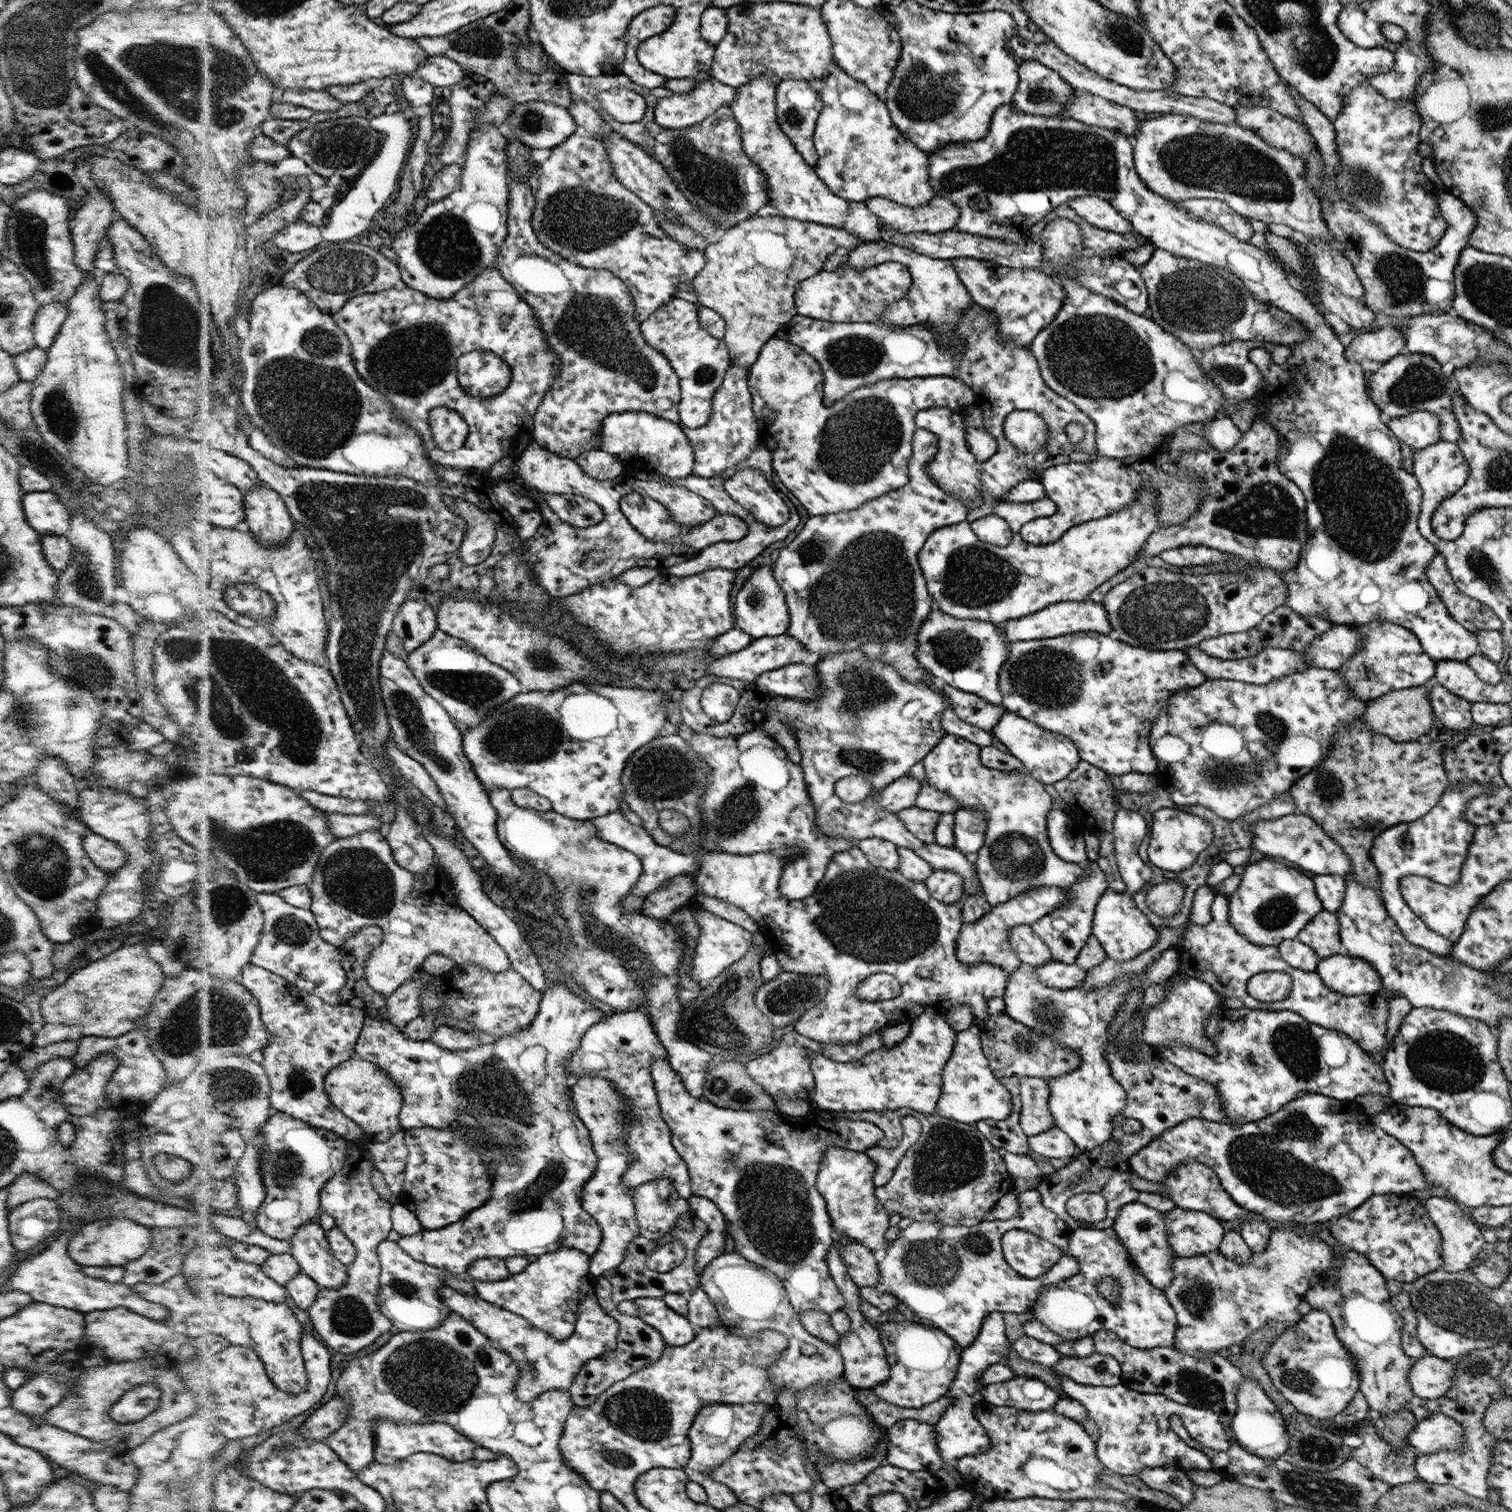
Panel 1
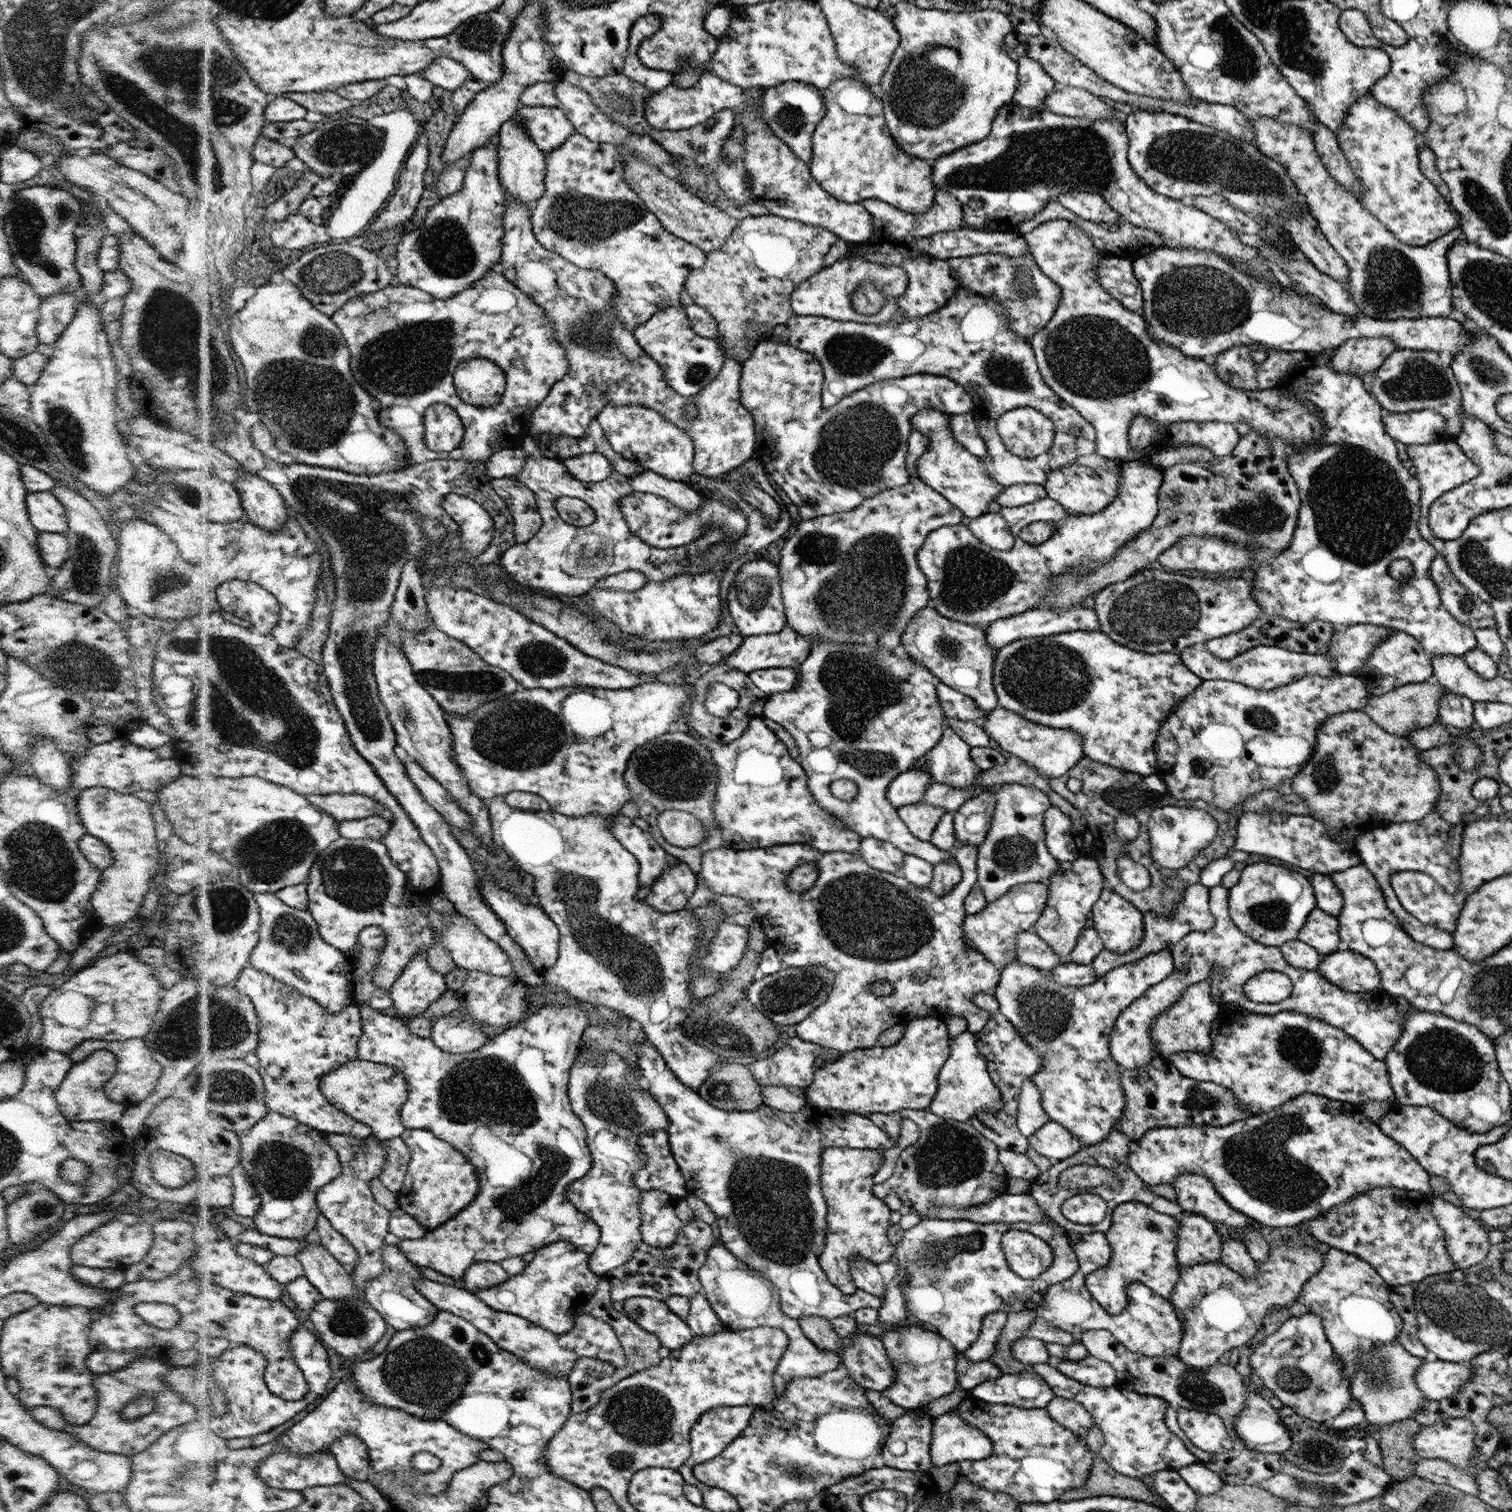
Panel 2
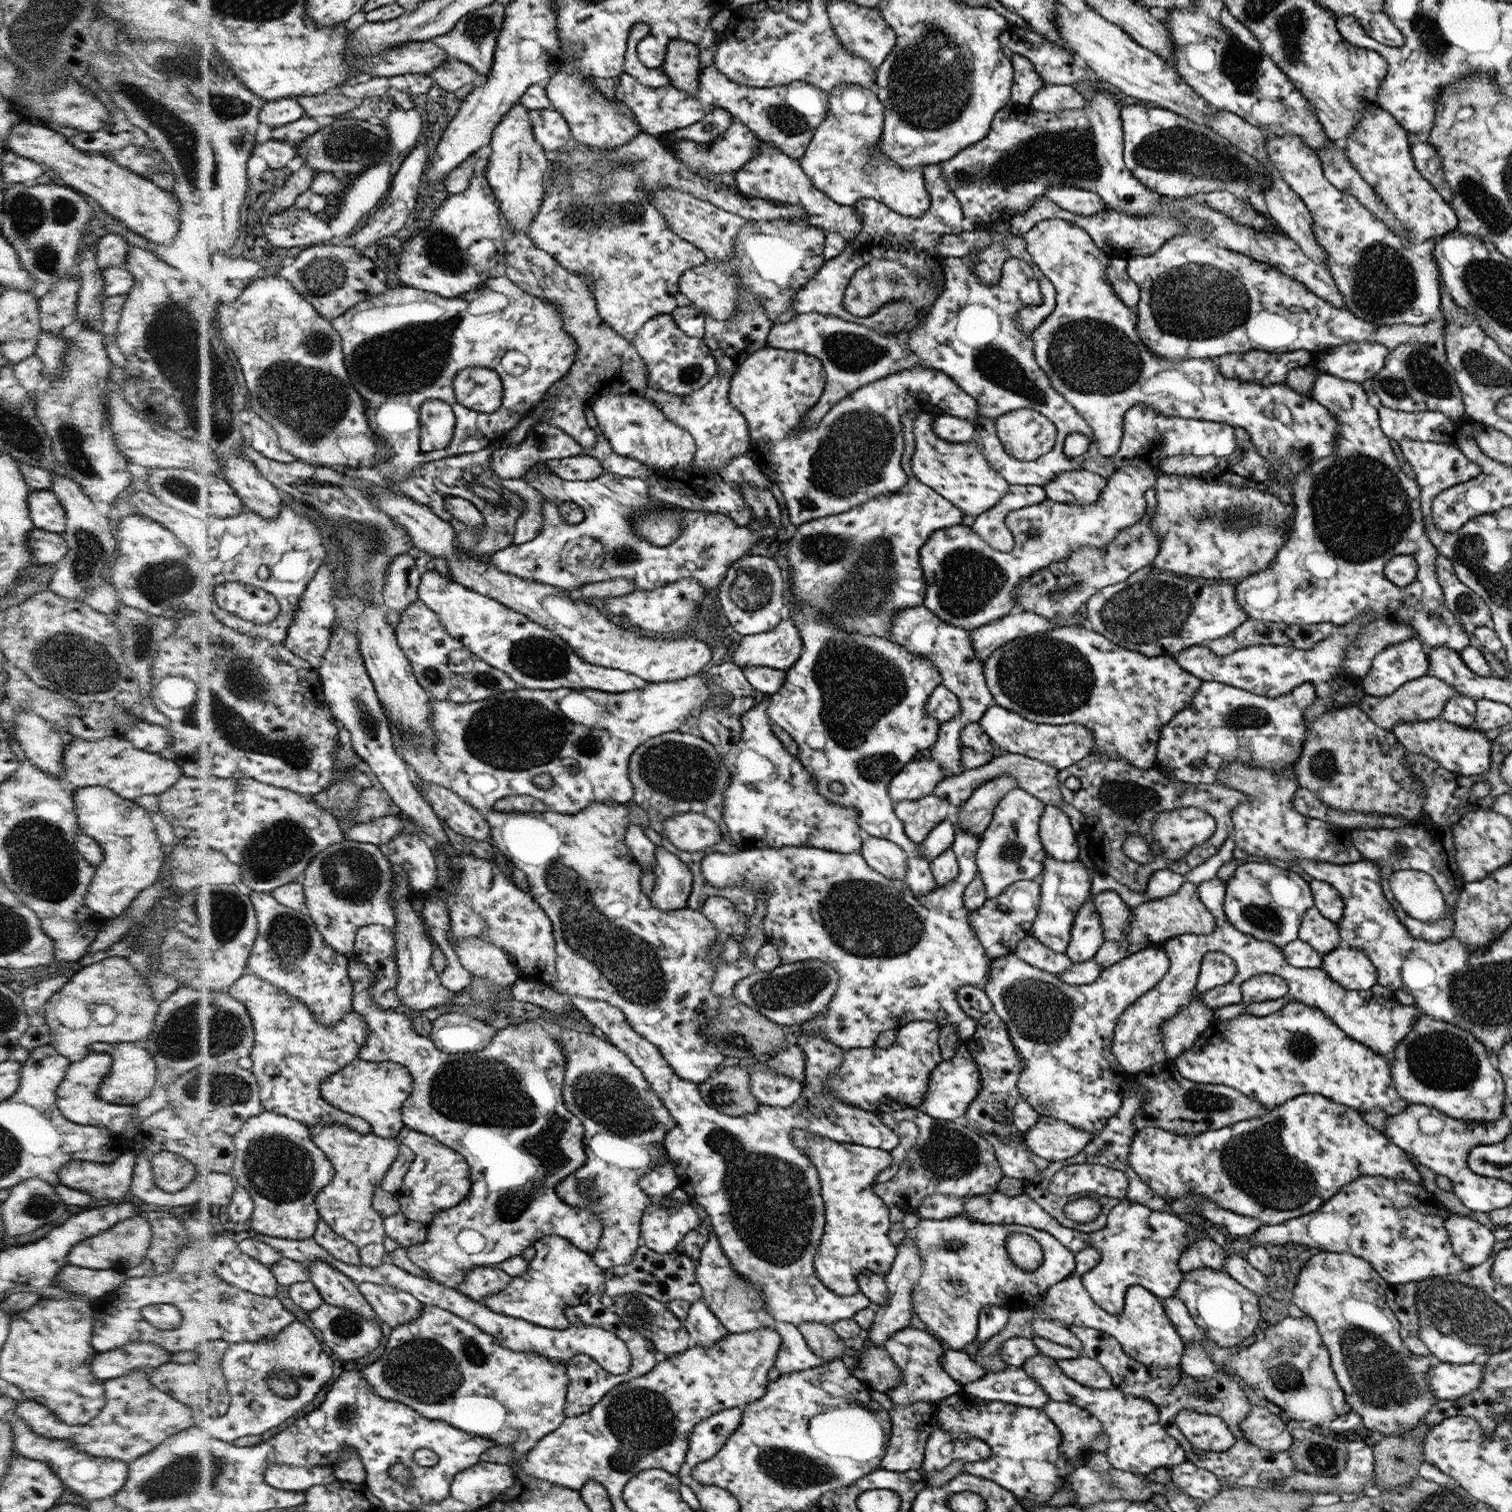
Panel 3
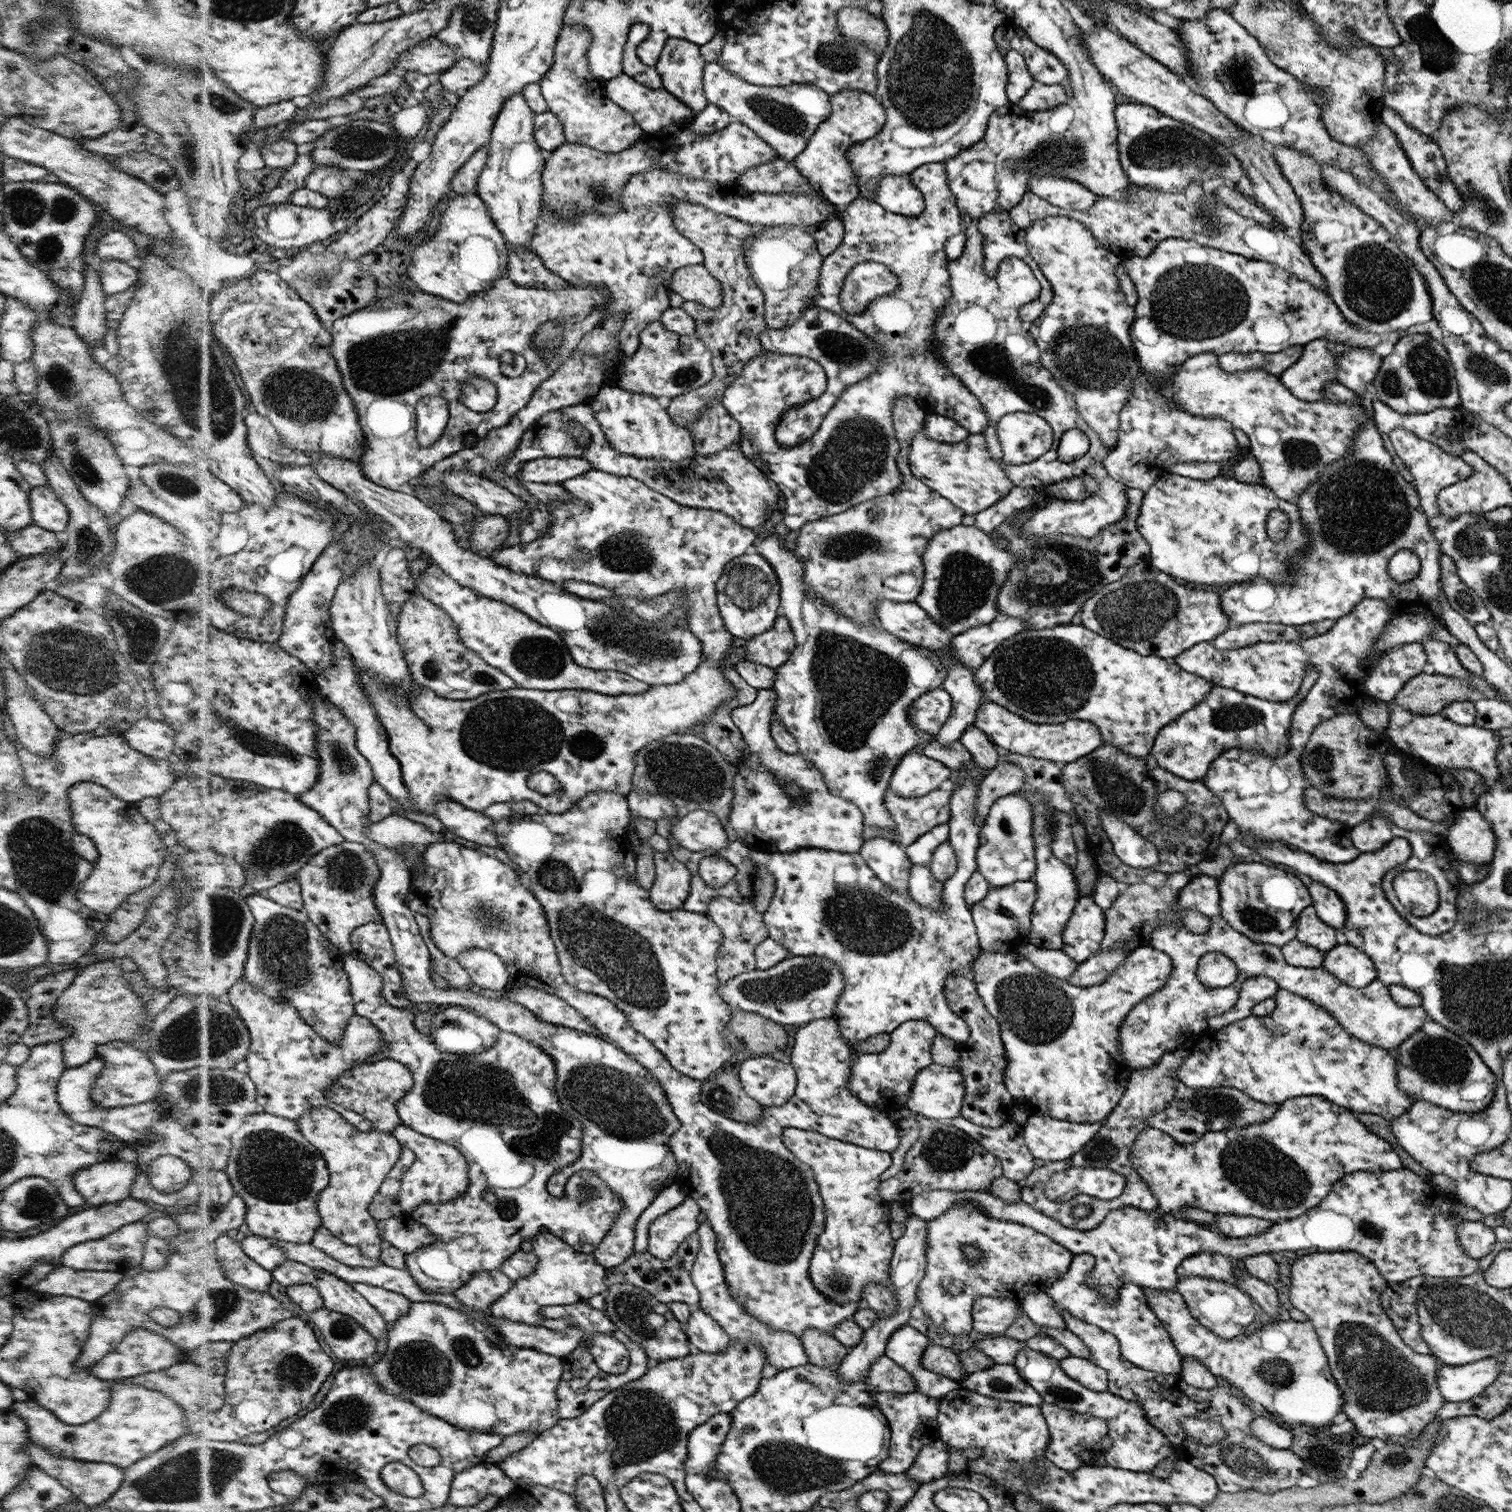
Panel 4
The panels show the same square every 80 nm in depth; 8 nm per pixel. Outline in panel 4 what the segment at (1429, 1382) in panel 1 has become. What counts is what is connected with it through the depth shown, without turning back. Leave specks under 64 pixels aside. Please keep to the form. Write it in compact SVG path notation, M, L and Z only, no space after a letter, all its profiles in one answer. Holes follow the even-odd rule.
M1488 1357L1460 1367L1443 1365L1436 1371L1438 1388L1447 1401L1470 1400L1496 1380L1500 1369L1500 1357Z

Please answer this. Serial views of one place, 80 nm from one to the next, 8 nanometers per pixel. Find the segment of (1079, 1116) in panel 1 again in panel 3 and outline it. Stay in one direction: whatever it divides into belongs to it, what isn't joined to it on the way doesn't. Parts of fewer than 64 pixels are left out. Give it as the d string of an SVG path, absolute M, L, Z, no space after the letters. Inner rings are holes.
M1145 948L1143 951L1135 952L1134 955L1130 955L1128 958L1122 959L1119 963L1108 967L1102 972L1099 979L1095 980L1092 984L1083 985L1068 984L1064 982L1059 975L1044 972L1043 969L1036 968L1035 965L1028 964L1024 959L1017 957L1015 953L991 959L989 962L989 970L991 970L988 975L989 979L982 989L987 993L992 1004L994 1004L994 1011L1002 1017L1004 1024L1007 1025L1007 1031L1011 1035L1012 1044L1015 1045L1017 1053L1021 1056L1021 1060L1023 1060L1023 1069L1020 1071L1017 1080L1018 1093L1020 1093L1021 1097L1024 1097L1024 1099L1028 1101L1028 1105L1032 1105L1032 1108L1036 1109L1036 1112L1040 1115L1056 1118L1056 1120L1063 1124L1070 1125L1072 1128L1080 1130L1080 1132L1088 1132L1088 1134L1092 1134L1092 1136L1099 1135L1100 1132L1108 1126L1108 1120L1110 1120L1112 1116L1116 1116L1120 1108L1123 1107L1124 1098L1128 1093L1128 1083L1134 1077L1134 1075L1129 1073L1113 1055L1112 1041L1115 1035L1115 1028L1127 1008L1143 995L1146 995L1152 988L1156 987L1166 976L1167 972L1171 970L1171 961L1167 952L1164 952L1162 948Z

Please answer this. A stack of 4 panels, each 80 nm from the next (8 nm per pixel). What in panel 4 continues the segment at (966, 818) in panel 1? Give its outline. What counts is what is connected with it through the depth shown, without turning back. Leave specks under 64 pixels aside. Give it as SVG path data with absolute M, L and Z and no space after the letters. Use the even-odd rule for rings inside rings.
M1010 756L1003 757L1003 760L1000 760L979 784L976 810L980 826L986 822L994 801L1003 800L1024 786L1024 771L1014 764Z

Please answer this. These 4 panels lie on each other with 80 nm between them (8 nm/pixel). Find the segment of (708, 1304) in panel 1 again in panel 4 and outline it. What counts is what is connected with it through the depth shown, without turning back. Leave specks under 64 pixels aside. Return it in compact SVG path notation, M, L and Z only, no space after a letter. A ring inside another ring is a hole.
M698 1305L692 1306L690 1318L684 1328L694 1351L724 1352L731 1341L722 1325Z

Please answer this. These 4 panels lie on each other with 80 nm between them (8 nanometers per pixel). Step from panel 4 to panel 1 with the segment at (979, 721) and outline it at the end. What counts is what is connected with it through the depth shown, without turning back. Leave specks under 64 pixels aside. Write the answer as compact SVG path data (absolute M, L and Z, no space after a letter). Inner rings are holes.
M1006 711L992 727L993 736L996 736L1010 751L1010 755L1022 762L1025 770L1033 775L1034 780L1043 784L1053 784L1066 778L1081 761L1079 751L1074 742L1064 734L1058 734L1051 730L1043 729L1031 720L1026 720L1013 712Z

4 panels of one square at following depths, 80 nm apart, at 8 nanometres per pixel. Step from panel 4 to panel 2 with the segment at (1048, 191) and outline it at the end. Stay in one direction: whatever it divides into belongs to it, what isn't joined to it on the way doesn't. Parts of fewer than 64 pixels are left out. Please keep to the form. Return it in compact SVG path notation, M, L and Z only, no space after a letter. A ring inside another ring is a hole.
M1072 192L1056 199L1076 216L1092 222L1119 223L1120 216L1102 196L1088 192Z

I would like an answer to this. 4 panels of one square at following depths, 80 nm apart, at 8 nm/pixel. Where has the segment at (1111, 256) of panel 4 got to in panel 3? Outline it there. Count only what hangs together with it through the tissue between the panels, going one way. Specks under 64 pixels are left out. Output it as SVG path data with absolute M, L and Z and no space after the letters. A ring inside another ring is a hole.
M1062 219L1037 222L1023 234L1027 251L1037 269L1050 278L1058 293L1055 310L1030 334L1035 341L1035 356L1054 388L1078 410L1094 430L1098 452L1114 455L1122 443L1123 418L1131 408L1150 406L1152 413L1164 416L1188 417L1214 423L1231 424L1244 428L1255 444L1255 449L1269 464L1269 472L1277 482L1289 482L1316 460L1327 458L1337 450L1340 428L1337 416L1312 396L1304 396L1285 383L1263 385L1225 377L1216 359L1185 359L1174 362L1158 358L1143 345L1138 333L1138 315L1117 295L1108 281L1111 257L1092 240L1080 225Z

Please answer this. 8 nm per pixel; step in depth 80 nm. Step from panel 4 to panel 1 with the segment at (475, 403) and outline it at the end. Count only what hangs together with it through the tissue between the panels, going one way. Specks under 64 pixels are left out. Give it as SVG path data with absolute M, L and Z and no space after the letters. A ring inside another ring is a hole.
M476 350L458 360L458 379L468 397L494 397L504 392L513 376L509 364L493 352Z

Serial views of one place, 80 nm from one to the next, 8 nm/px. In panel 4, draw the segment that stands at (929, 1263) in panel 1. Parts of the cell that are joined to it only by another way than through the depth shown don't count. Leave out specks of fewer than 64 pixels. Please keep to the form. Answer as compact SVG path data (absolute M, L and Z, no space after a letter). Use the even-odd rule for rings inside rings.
M954 1203L938 1218L926 1224L927 1267L924 1278L917 1288L917 1305L932 1320L932 1327L948 1330L948 1333L958 1336L970 1336L974 1332L974 1304L980 1297L998 1297L1012 1299L1022 1305L1030 1294L1046 1293L1061 1276L1067 1274L1072 1264L1074 1253L1064 1248L1059 1242L1037 1232L1034 1228L1016 1222L999 1221L988 1216L974 1203ZM968 1245L978 1247L982 1252L981 1260L969 1260L964 1248Z

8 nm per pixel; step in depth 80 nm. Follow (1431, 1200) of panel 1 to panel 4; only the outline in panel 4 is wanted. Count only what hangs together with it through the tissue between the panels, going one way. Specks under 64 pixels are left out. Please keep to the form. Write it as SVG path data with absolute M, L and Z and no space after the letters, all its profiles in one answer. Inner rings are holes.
M1464 1221L1456 1227L1456 1239L1460 1246L1469 1254L1480 1260L1497 1244L1492 1228L1480 1221Z

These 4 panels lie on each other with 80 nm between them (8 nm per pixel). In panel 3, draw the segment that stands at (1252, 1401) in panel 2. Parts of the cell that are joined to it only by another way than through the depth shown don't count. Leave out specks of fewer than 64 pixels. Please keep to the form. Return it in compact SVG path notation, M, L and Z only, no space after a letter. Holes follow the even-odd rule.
M1252 1405L1247 1418L1240 1423L1244 1436L1253 1444L1269 1451L1287 1451L1294 1442L1284 1421L1268 1409Z

